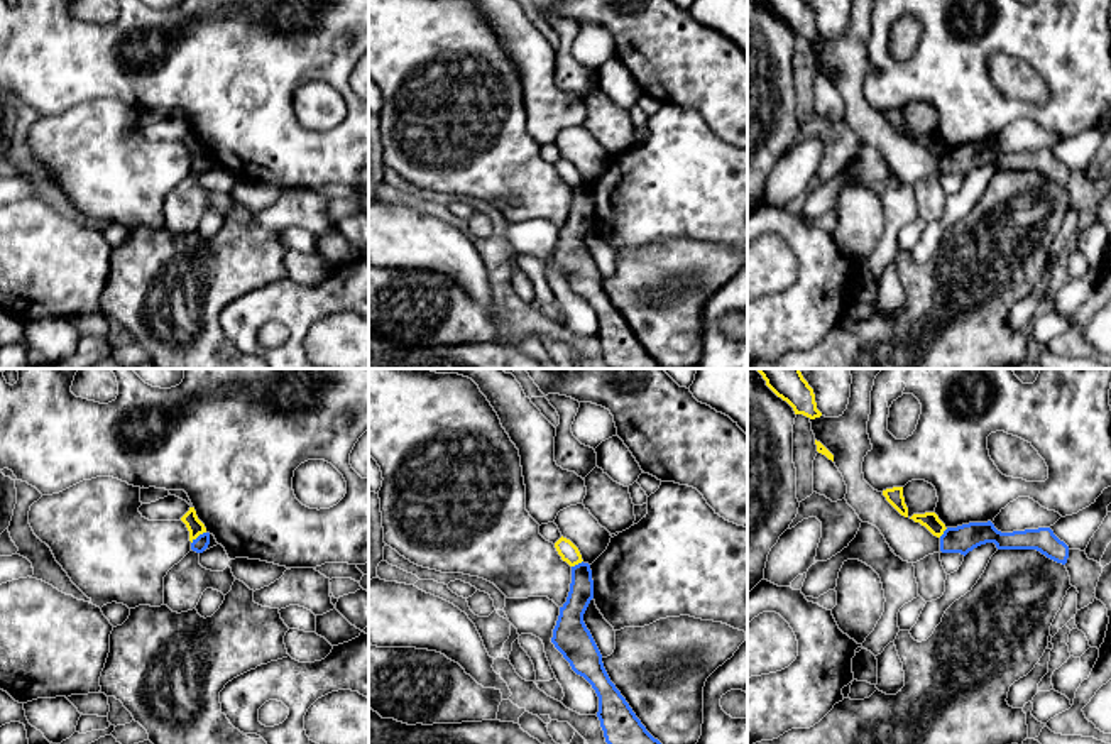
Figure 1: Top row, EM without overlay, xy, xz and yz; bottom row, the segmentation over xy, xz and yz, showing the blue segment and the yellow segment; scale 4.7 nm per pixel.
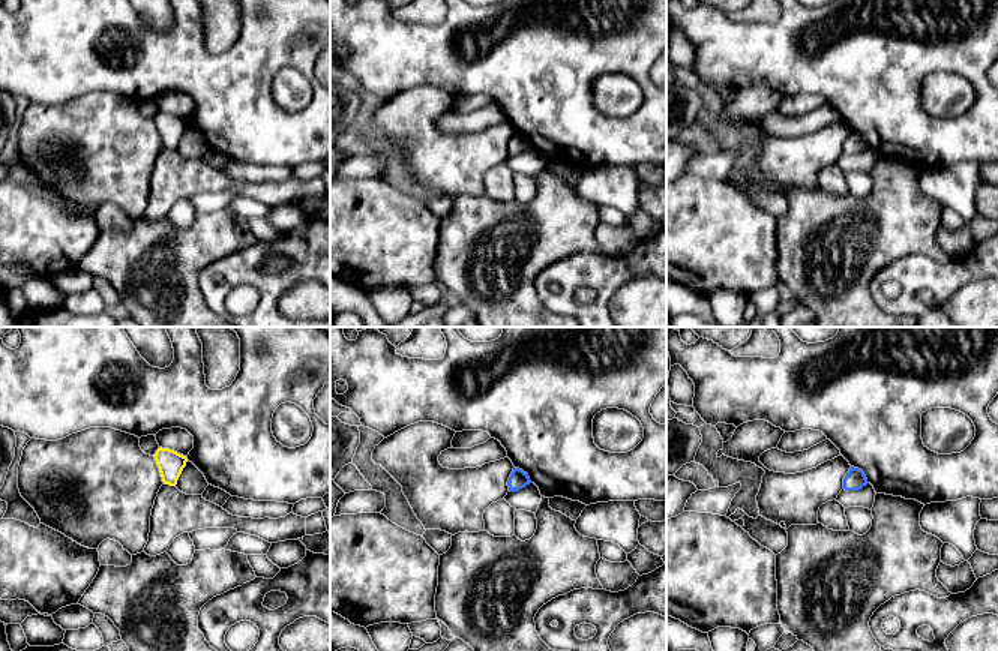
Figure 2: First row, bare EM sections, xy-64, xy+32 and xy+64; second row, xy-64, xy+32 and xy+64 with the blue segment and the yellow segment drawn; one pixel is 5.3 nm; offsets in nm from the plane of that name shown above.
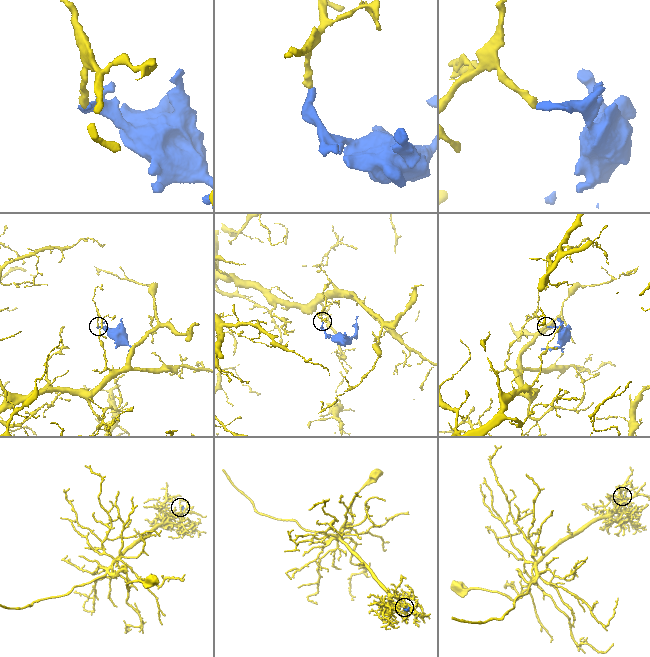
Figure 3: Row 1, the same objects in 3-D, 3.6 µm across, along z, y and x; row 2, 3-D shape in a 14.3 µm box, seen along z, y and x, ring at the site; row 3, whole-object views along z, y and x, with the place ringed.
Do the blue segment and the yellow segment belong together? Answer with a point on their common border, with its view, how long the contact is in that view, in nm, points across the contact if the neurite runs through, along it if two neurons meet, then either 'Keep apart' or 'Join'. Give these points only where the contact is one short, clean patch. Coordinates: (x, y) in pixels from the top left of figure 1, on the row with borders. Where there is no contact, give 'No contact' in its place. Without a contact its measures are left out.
Touches blue at xy (198, 536). Shared border 90 nm. Boundary: xy (205, 531), (191, 543). Keep apart

